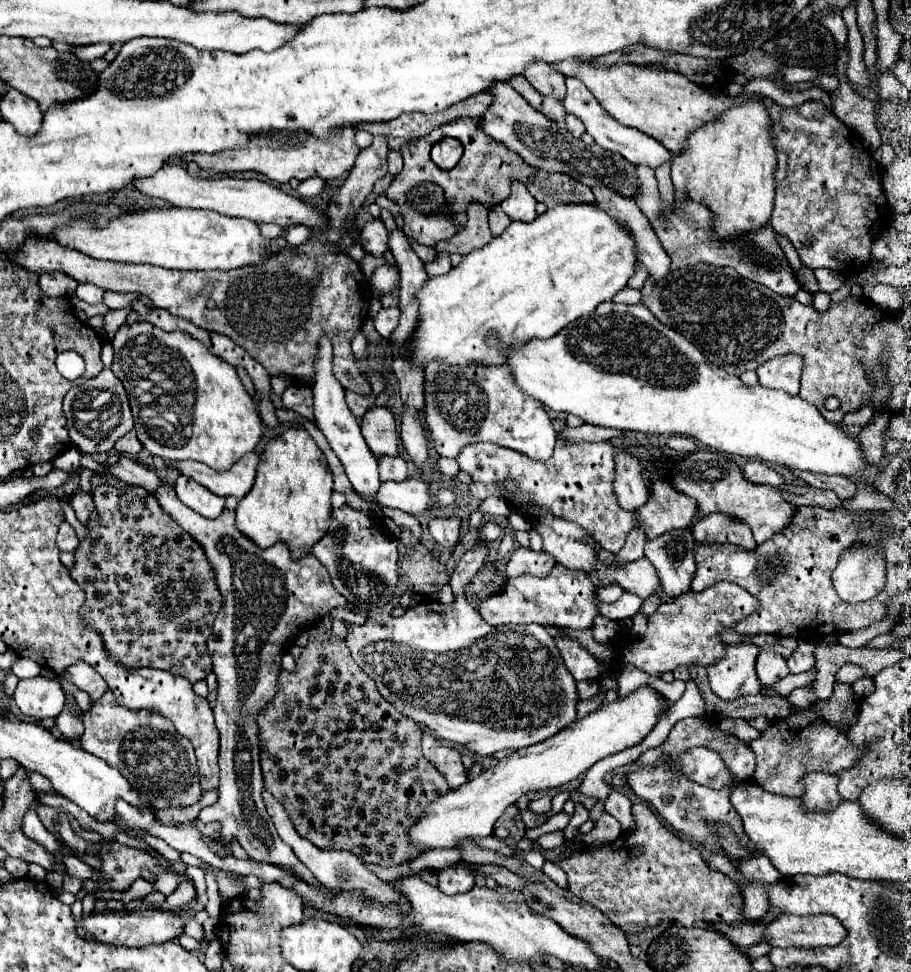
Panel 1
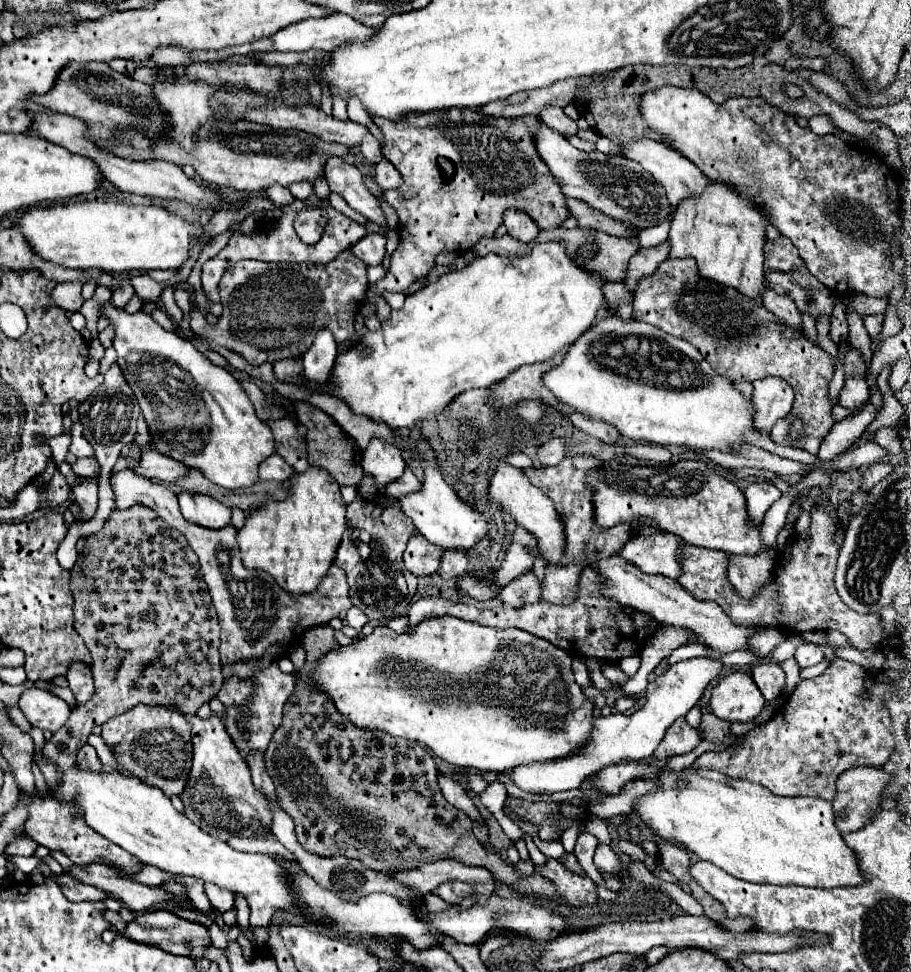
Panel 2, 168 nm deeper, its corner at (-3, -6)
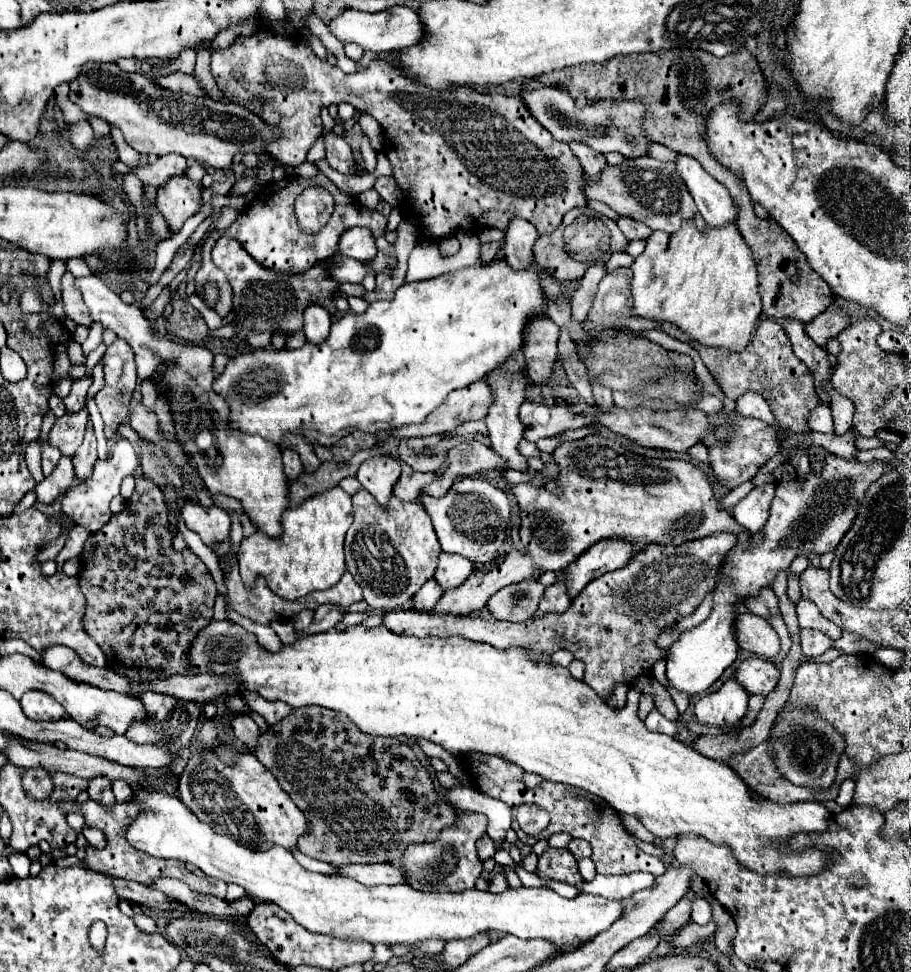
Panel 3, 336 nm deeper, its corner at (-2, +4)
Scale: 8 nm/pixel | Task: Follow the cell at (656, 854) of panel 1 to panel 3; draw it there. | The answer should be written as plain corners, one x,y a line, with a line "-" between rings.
546,848
546,852
538,858
536,876
566,882
576,888
580,888
584,882
578,872
578,860
568,848

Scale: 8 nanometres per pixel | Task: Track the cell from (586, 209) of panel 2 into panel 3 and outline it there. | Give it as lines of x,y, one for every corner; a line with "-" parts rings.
618,216
614,222
618,224
618,228
622,230
622,234
628,240
638,240
638,238
644,238
646,240
650,236
650,232
652,232
648,226
640,224
640,222
636,222
636,220
628,218
628,216

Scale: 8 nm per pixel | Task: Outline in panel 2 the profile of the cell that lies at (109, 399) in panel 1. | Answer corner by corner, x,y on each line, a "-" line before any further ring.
113,362
111,368
107,370
105,374
105,380
103,384
99,386
101,390
97,394
93,394
89,400
81,402
79,406
79,422
85,426
85,438
89,440
89,444
95,448
95,454
97,454
97,462
99,462
99,508
97,508
96,514
85,523
73,522
73,526
69,528
69,534
67,538
63,540
63,544
59,546
57,550
57,558
59,558
59,564
61,568
65,570
71,570
75,566
75,560
77,560
77,550
75,550
75,542
83,535
93,534
99,532
103,527
105,518
109,518
109,512
113,512
117,506
115,506
115,498
113,498
113,492
109,488
109,474
113,472
113,464
117,462
121,450
133,442
135,438
135,424
137,424
137,418
141,414
139,406
137,406
137,398
131,390
131,386
125,382
125,376
121,374
121,368

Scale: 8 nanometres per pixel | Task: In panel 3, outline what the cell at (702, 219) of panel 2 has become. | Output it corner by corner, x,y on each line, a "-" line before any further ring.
684,220
680,230
674,234
654,230
648,238
646,250
632,262
632,296
634,296
634,314
658,320
672,322
684,330
692,340
704,346
722,346
740,352
746,348
752,330
756,328
758,316
762,312
760,292
758,292
758,272
750,246
742,238
734,222
726,226
706,226
702,232
696,228
694,220

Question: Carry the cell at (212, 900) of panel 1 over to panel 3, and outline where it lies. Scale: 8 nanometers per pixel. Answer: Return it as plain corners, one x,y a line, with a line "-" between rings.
136,786
134,792
132,792
132,798
130,798
128,802
134,802
134,804
140,806
140,814
124,828
124,838
126,838
134,848
138,848
138,850
142,850
142,852
146,852
146,854
150,854
150,856
156,856
156,858
176,858
176,860
182,860
182,862
186,862
186,864
194,864
194,866
198,866
204,874
208,874
208,876
212,876
212,878
218,878
218,880
224,880
224,882
240,884
252,898
256,898
256,900
260,900
260,902
270,902
270,904
276,904
276,906
284,908
288,914
294,916
294,920
296,920
298,924
302,924
302,926
308,928
310,932
320,932
320,934
324,934
324,936
332,936
332,938
340,938
340,940
354,940
354,942
368,942
368,944
378,944
378,942
382,942
382,944
386,944
386,946
394,946
394,944
400,944
400,946
414,946
416,942
424,942
424,940
430,940
430,938
458,940
458,938
470,938
470,936
476,936
476,934
482,934
482,932
500,932
500,934
514,934
514,936
526,938
526,940
528,940
528,938
552,940
552,944
556,944
558,948
576,948
576,946
580,946
582,942
592,940
596,934
608,930
610,924
612,924
612,922
620,916
620,912
622,912
622,904
620,904
618,900
606,900
606,898
594,896
594,894
580,894
580,896
568,900
568,898
558,896
558,894
556,894
554,890
550,890
550,888
524,888
524,886
522,886
522,888
508,888
508,890
502,892
502,894
494,894
494,892
488,892
488,890
486,890
486,892
480,892
480,890
476,890
476,888
464,890
464,892
458,892
458,894
452,894
452,892
420,892
420,890
416,890
416,888
412,888
412,886
408,886
408,884
396,884
396,886
370,886
370,888
368,888
368,886
358,884
356,880
352,880
352,878
348,878
348,876
310,872
310,870
302,868
302,866
294,860
294,856
292,856
286,848
282,848
282,846
270,846
268,850
254,852
254,850
246,848
244,844
238,844
238,842
232,840
230,836
214,832
206,822
198,820
176,796
172,796
172,794
168,794
168,792
162,792
162,790
158,790
158,788
140,788
140,786

